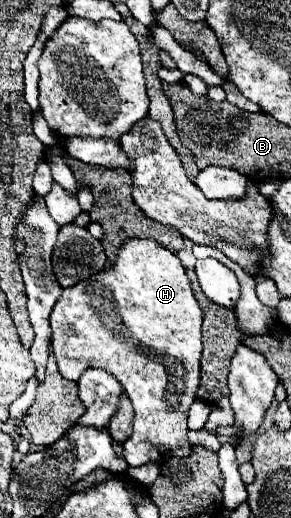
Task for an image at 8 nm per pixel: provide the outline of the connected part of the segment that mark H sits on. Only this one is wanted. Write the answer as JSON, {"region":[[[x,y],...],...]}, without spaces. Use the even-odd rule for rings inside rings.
{"region":[[[131,238],[123,244],[123,248],[119,250],[119,256],[117,256],[117,262],[115,266],[99,272],[97,276],[91,276],[89,280],[83,280],[71,288],[65,288],[61,298],[57,300],[57,304],[53,306],[53,312],[51,312],[51,330],[53,330],[53,338],[51,338],[51,344],[55,342],[55,358],[57,358],[57,366],[59,366],[59,372],[63,378],[67,380],[79,380],[81,374],[91,366],[91,368],[101,368],[109,374],[113,374],[125,394],[131,398],[133,402],[133,408],[135,408],[135,422],[133,422],[133,434],[129,440],[125,440],[123,448],[125,448],[125,460],[129,466],[141,466],[141,464],[147,464],[147,462],[163,462],[171,456],[189,456],[191,454],[191,444],[187,442],[187,412],[189,412],[189,406],[195,402],[195,394],[197,394],[197,388],[199,388],[199,382],[201,382],[201,308],[191,292],[191,284],[189,284],[189,278],[185,274],[185,268],[181,266],[179,258],[175,252],[159,246],[153,238],[145,238],[145,240],[139,240],[139,238]]]}

